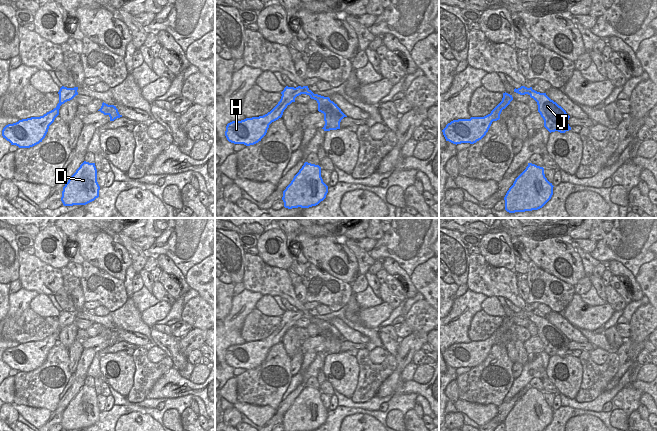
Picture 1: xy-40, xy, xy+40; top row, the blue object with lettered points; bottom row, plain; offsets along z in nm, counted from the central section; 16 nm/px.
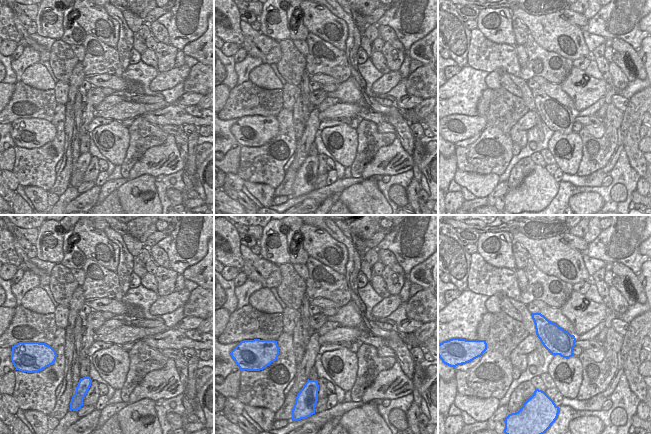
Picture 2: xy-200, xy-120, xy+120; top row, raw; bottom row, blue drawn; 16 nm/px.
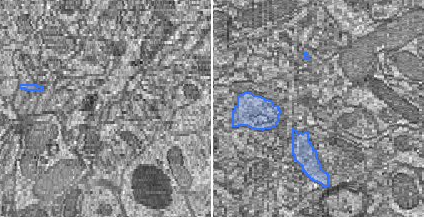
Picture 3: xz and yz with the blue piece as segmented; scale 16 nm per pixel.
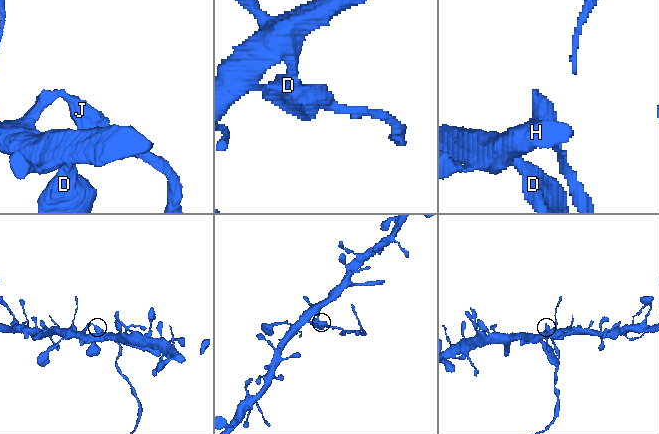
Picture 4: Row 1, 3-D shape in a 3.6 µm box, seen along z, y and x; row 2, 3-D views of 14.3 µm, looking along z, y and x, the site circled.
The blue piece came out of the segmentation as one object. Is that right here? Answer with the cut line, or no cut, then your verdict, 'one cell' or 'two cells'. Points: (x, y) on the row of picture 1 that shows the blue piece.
cut in xy along (303, 86), (302, 93); two cells

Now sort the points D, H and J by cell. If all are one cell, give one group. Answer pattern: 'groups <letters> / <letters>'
groups D H / J

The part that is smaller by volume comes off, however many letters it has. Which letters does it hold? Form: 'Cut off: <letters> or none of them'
Cut off: J.

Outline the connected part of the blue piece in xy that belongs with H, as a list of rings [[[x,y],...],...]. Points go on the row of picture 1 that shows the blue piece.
[[[286,86],[281,92],[278,104],[267,114],[259,117],[246,118],[241,121],[232,121],[227,124],[225,136],[234,144],[254,145],[266,135],[269,125],[282,117],[284,110],[295,98],[303,94],[304,87]]]

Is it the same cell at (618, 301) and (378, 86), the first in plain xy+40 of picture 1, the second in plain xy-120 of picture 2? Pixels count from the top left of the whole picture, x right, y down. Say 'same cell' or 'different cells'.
different cells

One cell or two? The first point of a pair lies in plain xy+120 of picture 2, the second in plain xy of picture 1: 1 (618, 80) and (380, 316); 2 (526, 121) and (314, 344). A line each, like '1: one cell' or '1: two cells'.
1: two cells
2: one cell

